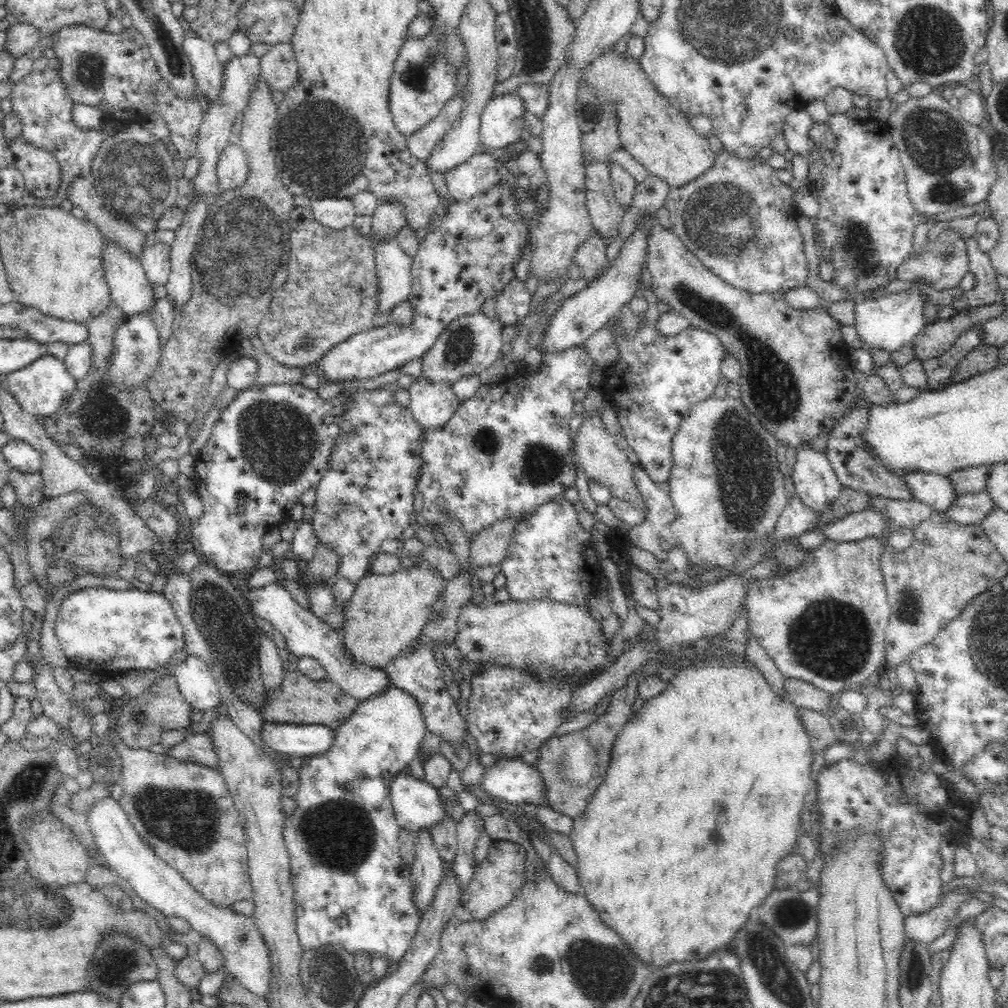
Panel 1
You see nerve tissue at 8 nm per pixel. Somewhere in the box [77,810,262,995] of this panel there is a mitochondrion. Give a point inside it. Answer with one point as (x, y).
(116, 965)

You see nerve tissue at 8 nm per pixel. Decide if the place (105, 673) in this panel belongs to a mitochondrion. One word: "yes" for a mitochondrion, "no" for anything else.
no

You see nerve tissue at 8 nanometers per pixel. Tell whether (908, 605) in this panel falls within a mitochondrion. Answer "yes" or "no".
yes

